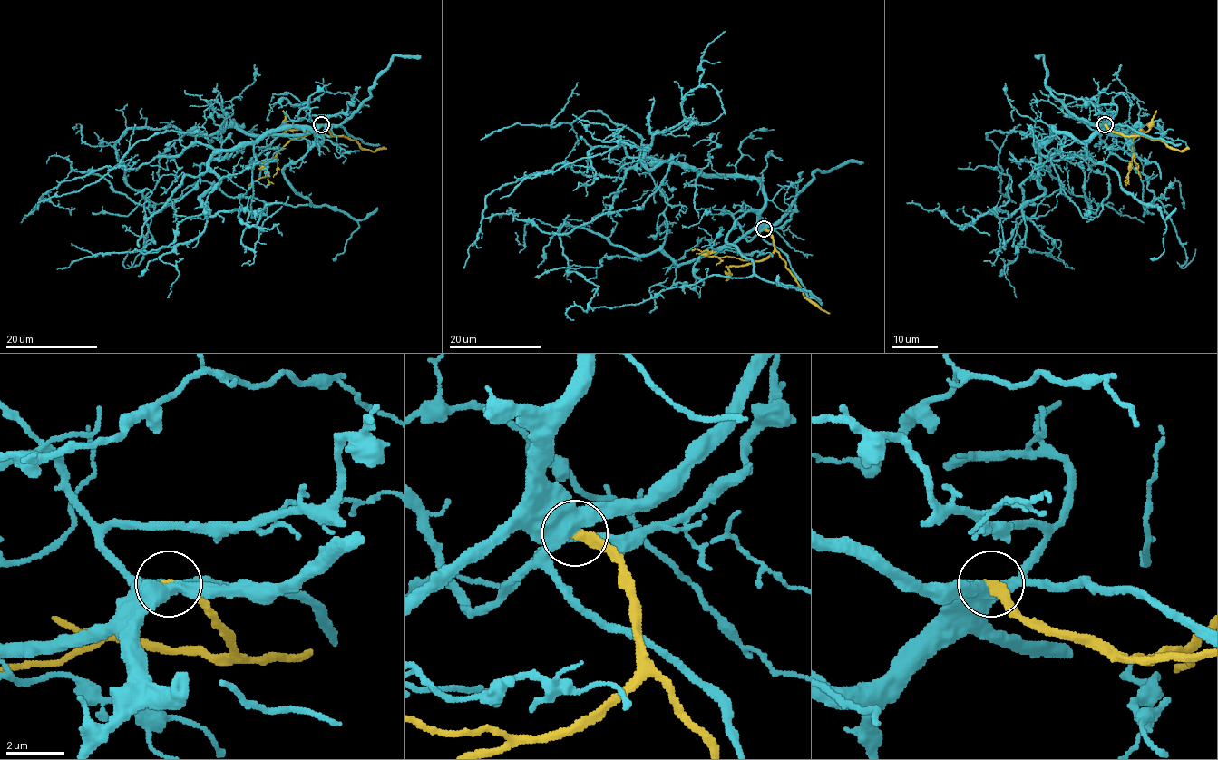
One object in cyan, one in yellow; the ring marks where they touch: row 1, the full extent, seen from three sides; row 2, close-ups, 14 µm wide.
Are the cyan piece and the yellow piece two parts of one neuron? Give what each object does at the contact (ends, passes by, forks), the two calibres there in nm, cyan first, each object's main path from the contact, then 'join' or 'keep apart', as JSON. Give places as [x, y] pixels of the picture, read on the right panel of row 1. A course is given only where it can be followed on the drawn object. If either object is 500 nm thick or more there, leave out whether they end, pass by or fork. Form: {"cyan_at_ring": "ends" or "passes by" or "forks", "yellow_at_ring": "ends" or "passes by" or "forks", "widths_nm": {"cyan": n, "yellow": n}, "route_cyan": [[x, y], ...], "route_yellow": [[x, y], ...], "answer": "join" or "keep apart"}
{"widths_nm": {"cyan": 500, "yellow": 320}, "route_cyan": [[1105, 124], [1086, 141], [1051, 128], [1033, 145], [1053, 155], [1038, 167], [1073, 195], [1144, 223]], "route_yellow": [[1105, 124], [1110, 130], [1126, 136], [1136, 133], [1126, 185]], "answer": "keep apart"}

